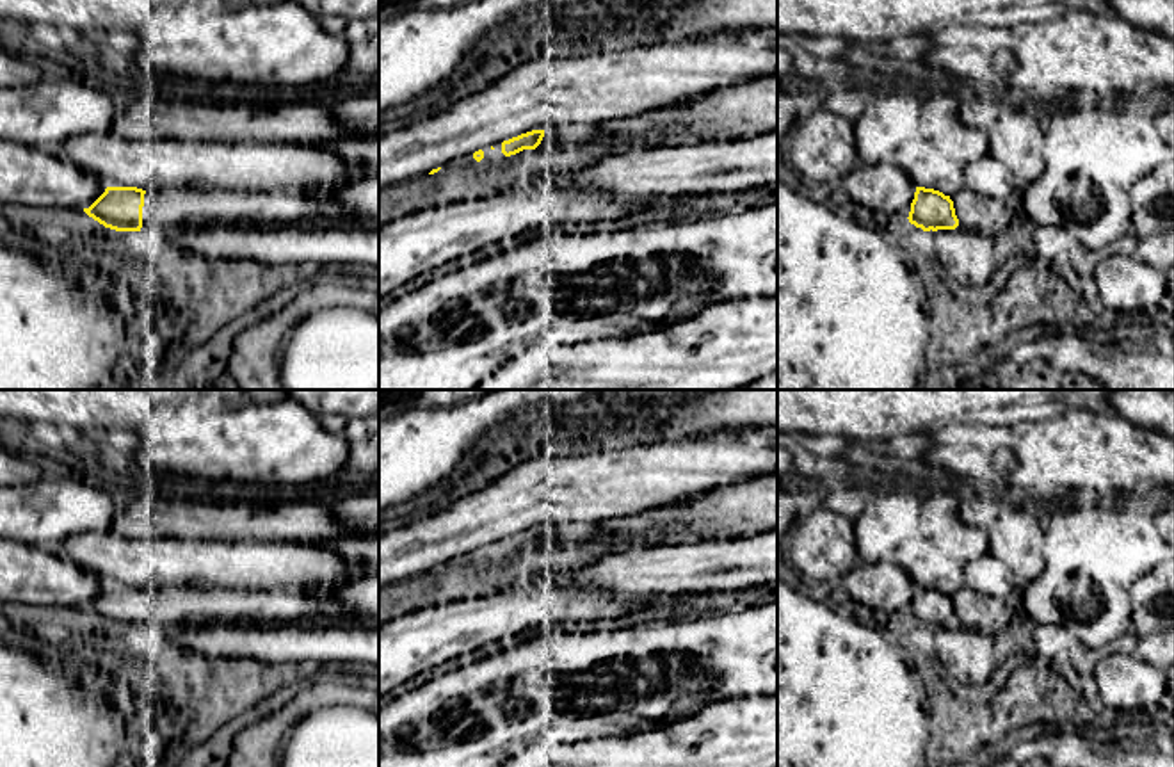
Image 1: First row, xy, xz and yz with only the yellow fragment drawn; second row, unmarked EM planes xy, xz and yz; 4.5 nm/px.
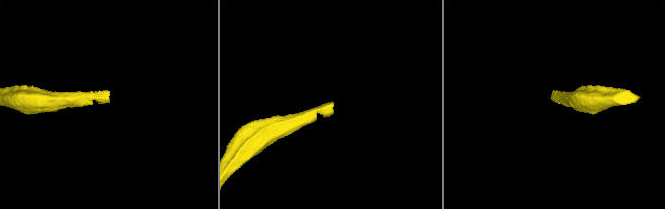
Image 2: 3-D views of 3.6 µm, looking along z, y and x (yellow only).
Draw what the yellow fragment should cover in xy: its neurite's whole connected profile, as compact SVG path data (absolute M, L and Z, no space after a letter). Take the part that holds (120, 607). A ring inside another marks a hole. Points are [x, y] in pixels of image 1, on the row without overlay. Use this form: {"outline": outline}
{"outline": "M107 585L84 610L105 626L144 634L203 626L370 621L363 610L329 594L308 594L299 589Z"}

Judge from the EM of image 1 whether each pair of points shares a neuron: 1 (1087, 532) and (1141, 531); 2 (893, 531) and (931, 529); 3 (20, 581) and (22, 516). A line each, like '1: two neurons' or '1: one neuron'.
1: one neuron
2: two neurons
3: two neurons

